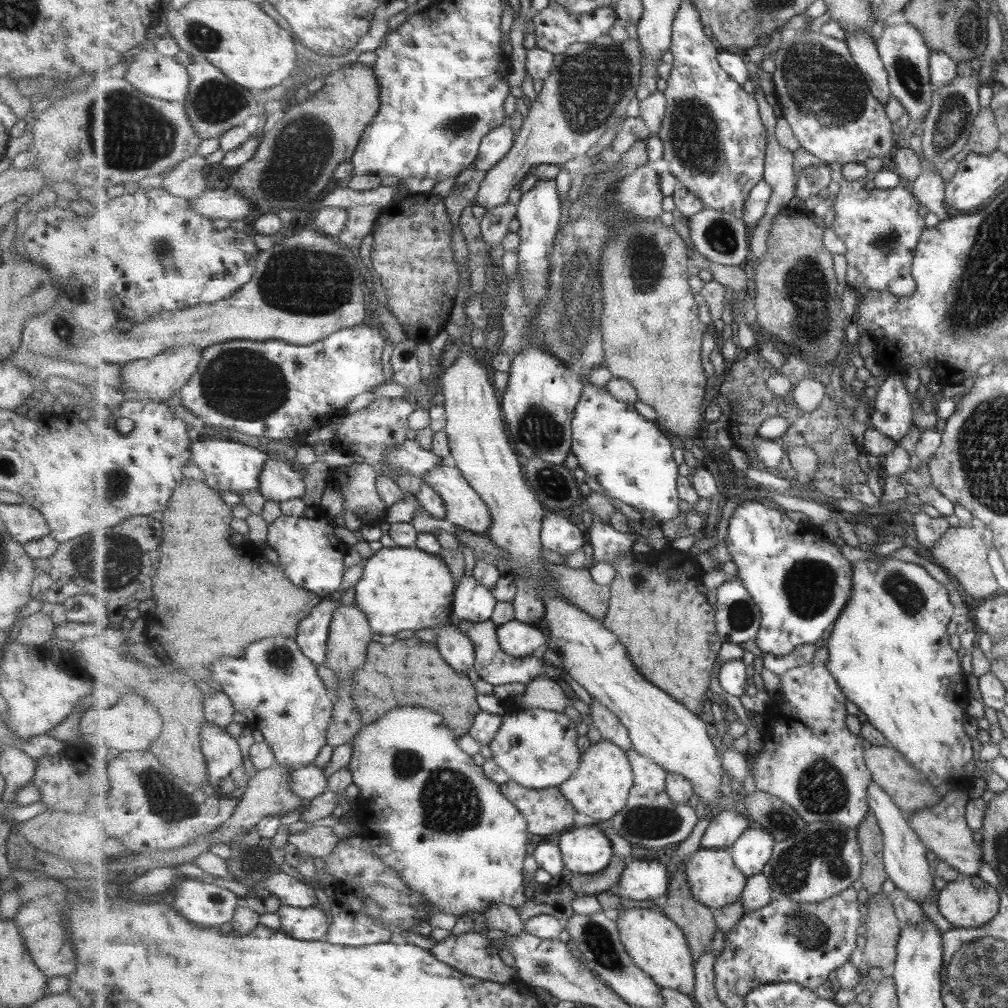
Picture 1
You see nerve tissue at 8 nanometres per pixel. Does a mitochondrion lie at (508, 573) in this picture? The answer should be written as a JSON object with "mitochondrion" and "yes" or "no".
{"mitochondrion":"no"}

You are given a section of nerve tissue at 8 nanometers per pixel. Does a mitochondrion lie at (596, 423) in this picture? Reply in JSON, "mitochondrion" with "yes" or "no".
{"mitochondrion":"no"}

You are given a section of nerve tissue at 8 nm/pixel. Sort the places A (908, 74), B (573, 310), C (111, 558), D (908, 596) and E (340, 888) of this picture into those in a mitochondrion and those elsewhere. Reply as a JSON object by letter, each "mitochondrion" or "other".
{"A":"mitochondrion","B":"mitochondrion","C":"mitochondrion","D":"mitochondrion","E":"other"}

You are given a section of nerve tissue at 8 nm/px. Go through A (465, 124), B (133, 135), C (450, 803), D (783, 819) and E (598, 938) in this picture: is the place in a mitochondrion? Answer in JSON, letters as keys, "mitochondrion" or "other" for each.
{"A":"mitochondrion","B":"mitochondrion","C":"mitochondrion","D":"mitochondrion","E":"mitochondrion"}

